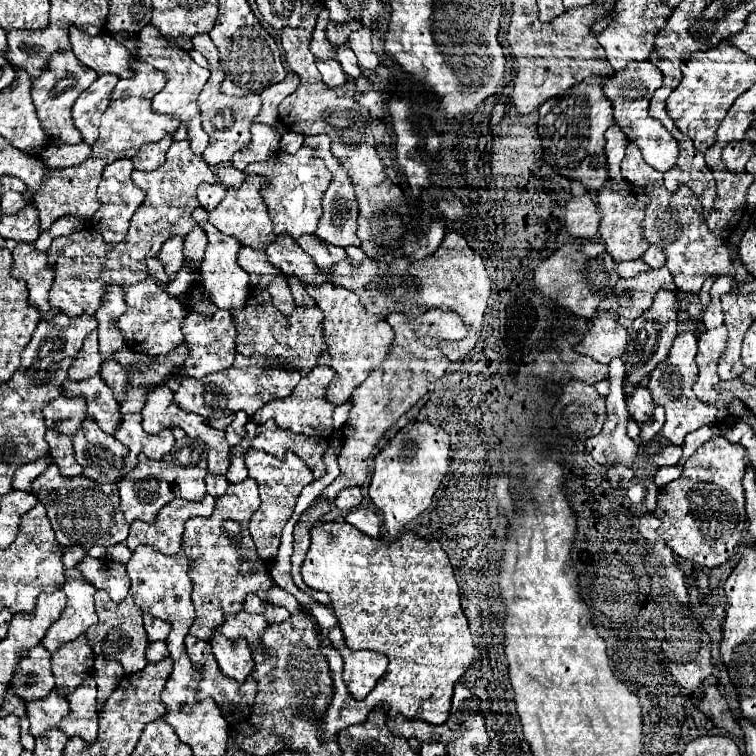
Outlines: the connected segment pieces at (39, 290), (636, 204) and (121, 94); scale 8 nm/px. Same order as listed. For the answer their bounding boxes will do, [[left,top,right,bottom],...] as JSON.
[[11,242,57,320],[597,182,649,262],[111,60,165,100]]

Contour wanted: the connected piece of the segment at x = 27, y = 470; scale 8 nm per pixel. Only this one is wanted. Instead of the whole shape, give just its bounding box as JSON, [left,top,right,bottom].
[13,458,51,492]

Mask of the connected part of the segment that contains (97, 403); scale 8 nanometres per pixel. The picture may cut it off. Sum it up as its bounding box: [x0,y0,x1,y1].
[63,374,121,434]

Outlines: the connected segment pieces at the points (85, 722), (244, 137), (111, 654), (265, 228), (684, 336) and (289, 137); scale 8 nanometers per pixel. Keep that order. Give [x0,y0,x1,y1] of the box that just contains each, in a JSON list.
[[59,678,97,742],[191,34,261,166],[85,590,149,674],[209,176,277,250],[649,332,717,446],[281,132,305,154]]

